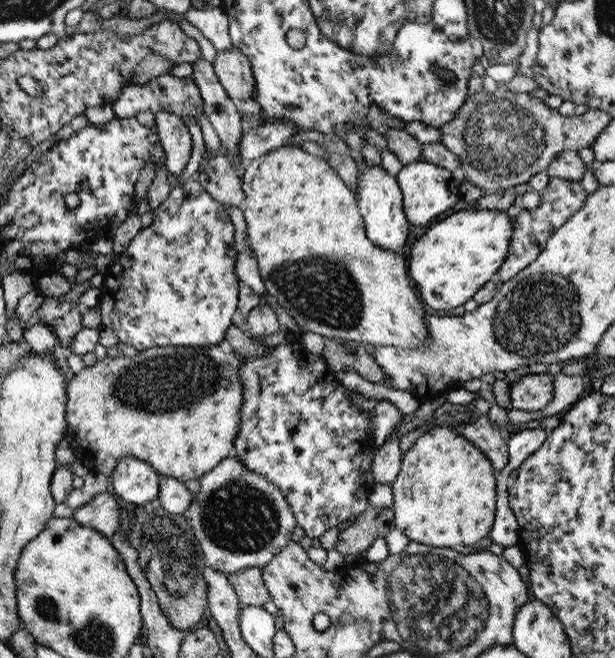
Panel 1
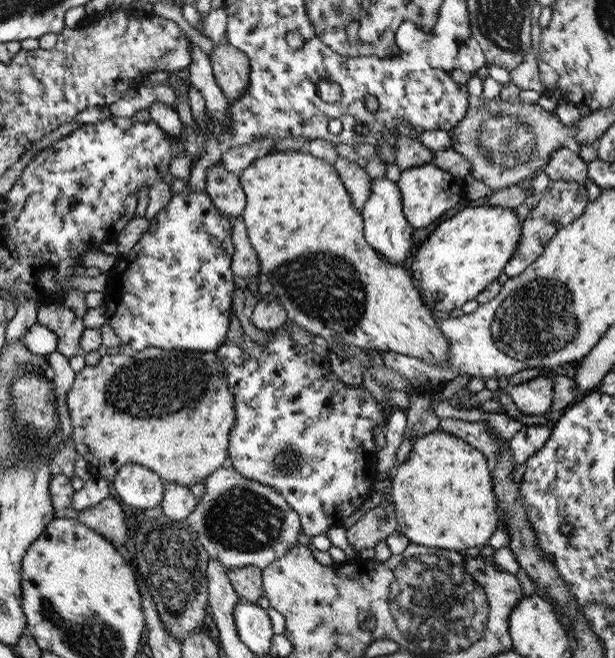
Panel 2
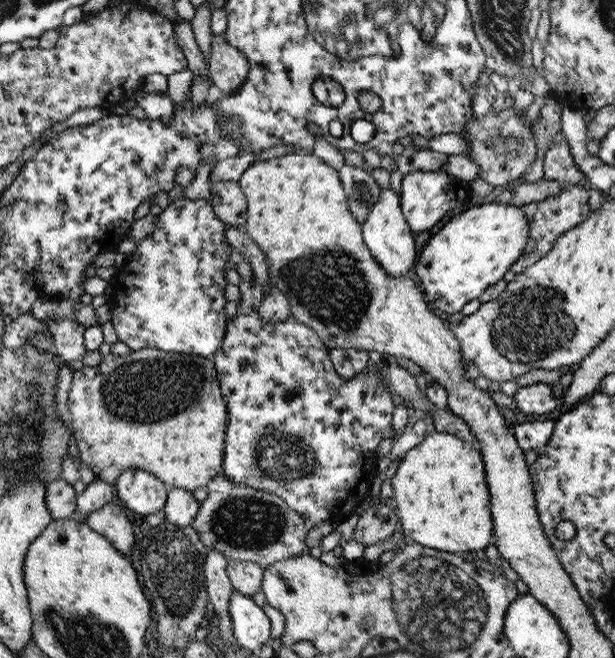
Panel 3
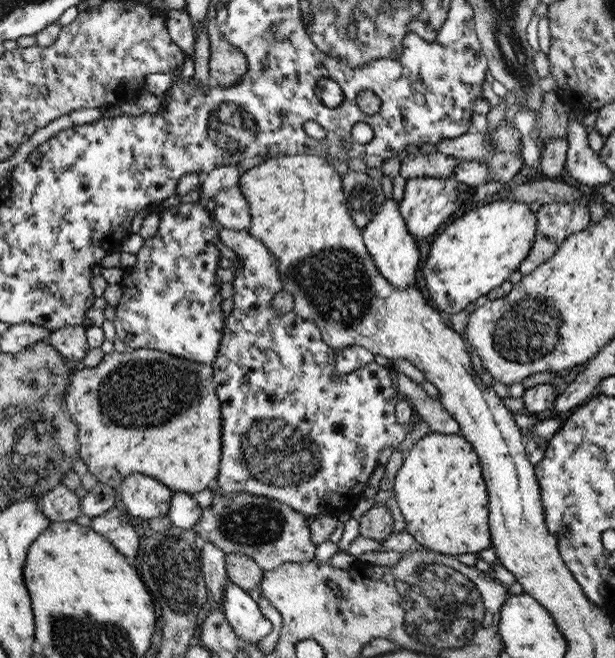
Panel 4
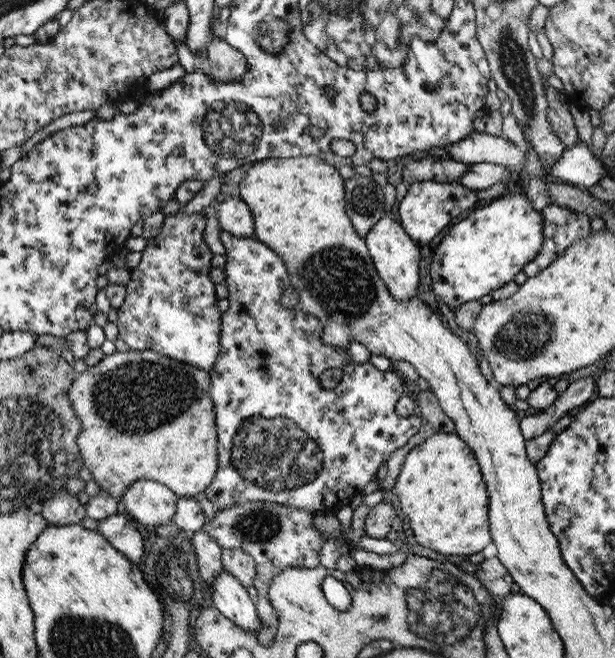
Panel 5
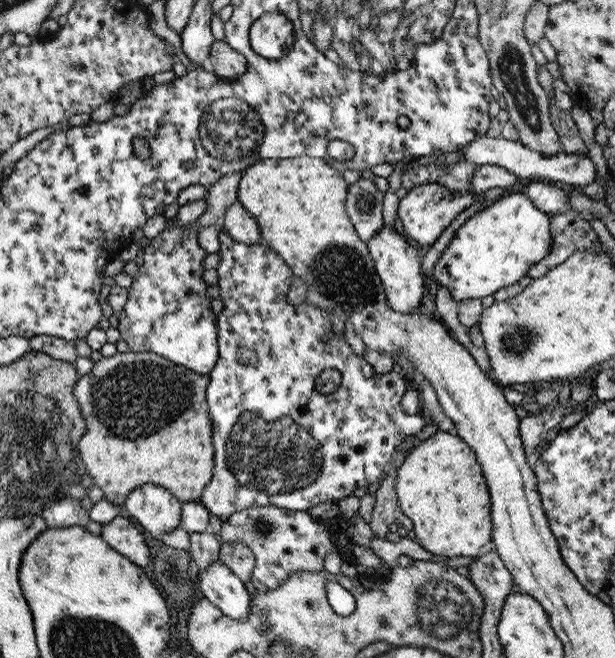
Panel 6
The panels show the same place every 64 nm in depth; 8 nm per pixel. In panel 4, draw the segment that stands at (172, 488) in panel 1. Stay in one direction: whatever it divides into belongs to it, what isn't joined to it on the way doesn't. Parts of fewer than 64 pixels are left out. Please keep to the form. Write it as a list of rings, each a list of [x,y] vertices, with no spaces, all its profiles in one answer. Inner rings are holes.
[[[174,491],[171,500],[171,512],[168,512],[173,526],[190,531],[193,534],[195,526],[203,516],[203,509],[190,493]]]

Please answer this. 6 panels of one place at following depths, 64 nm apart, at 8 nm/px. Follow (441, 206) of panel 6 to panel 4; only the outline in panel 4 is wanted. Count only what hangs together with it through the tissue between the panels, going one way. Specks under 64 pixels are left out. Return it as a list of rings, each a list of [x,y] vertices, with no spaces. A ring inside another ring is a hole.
[[[453,175],[442,178],[412,177],[406,182],[406,190],[398,208],[410,234],[416,239],[426,238],[467,208],[468,204],[462,204],[467,201],[467,194],[464,185],[456,181]]]

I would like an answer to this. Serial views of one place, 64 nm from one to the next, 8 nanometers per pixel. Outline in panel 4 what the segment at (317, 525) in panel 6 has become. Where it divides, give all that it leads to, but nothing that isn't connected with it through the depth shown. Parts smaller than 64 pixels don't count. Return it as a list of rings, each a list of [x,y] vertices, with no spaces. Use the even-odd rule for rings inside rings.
[[[222,491],[211,493],[212,505],[203,509],[203,516],[193,531],[195,538],[222,549],[225,555],[246,554],[263,572],[275,570],[284,563],[315,559],[316,545],[311,542],[310,521],[300,511],[282,501],[250,493],[236,493],[230,497]]]

